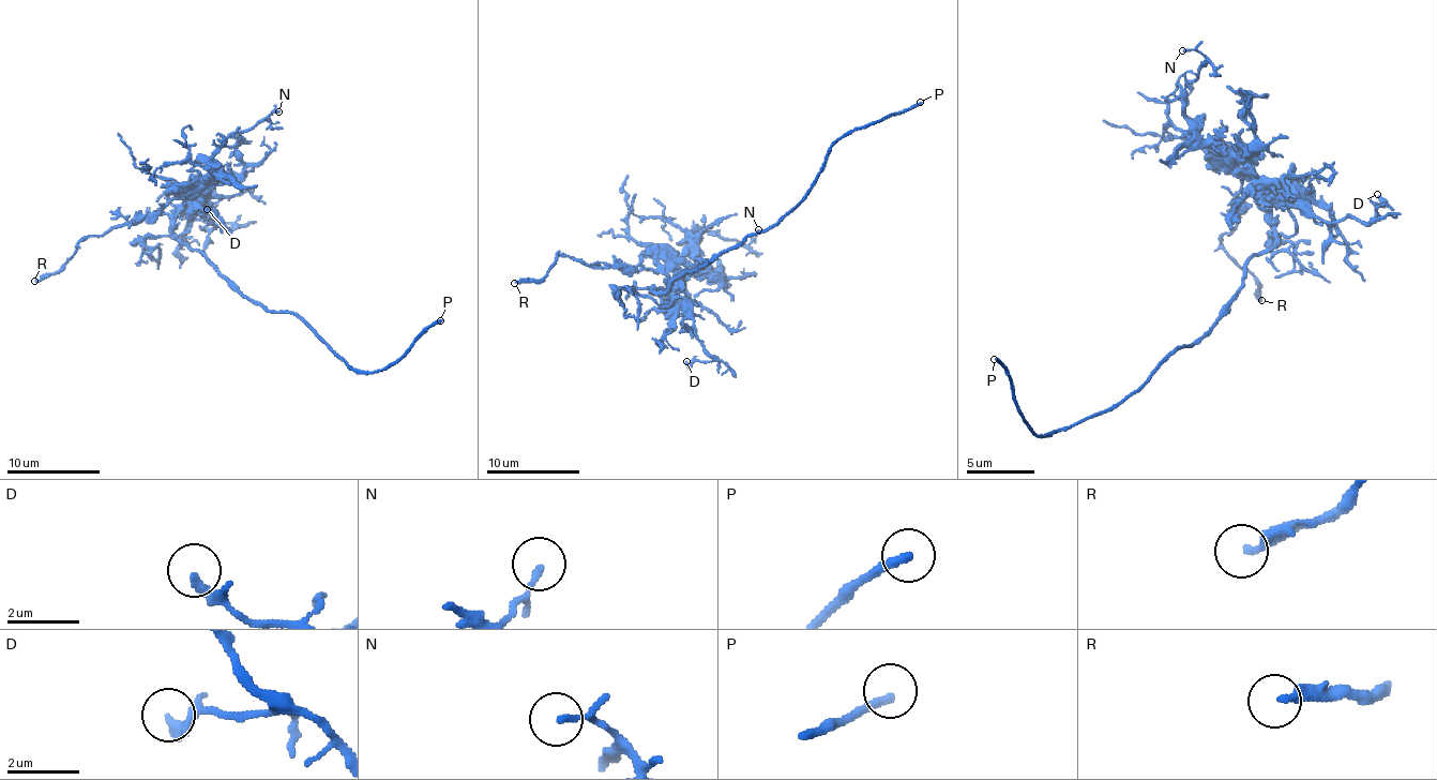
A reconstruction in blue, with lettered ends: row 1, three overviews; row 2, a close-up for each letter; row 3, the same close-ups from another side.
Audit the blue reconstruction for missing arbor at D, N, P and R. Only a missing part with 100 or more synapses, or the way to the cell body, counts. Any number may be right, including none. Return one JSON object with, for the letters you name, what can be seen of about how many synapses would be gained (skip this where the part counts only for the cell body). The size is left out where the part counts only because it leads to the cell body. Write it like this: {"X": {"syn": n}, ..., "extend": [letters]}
{"extend": ["P"]}

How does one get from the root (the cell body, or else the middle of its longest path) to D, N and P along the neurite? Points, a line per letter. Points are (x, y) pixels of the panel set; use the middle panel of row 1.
D: (709, 259), (684, 271), (663, 291), (653, 291), (665, 294), (693, 321), (693, 335), (712, 359), (686, 361)
N: (709, 259), (684, 271), (663, 291), (653, 291), (665, 289), (667, 269), (693, 231), (746, 245), (758, 229)
P: (709, 259), (774, 227), (802, 199), (828, 150), (840, 138), (904, 113), (920, 102)

